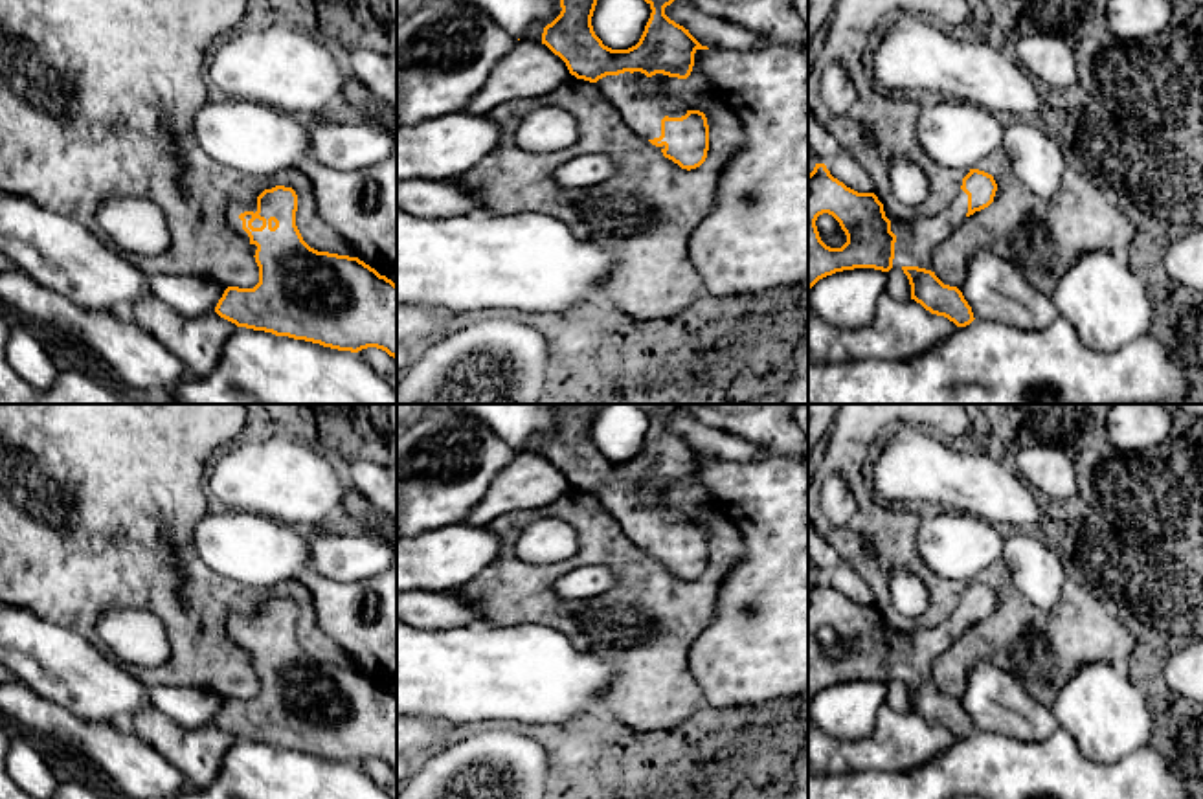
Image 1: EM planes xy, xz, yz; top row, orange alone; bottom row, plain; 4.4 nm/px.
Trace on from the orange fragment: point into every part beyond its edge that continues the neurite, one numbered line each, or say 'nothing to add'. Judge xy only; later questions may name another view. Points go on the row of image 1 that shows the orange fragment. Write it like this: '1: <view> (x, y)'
1: xy (236, 210)

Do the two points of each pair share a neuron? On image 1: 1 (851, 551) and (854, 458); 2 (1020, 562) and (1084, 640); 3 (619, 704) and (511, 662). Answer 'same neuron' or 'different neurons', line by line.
1: same neuron
2: different neurons
3: different neurons

